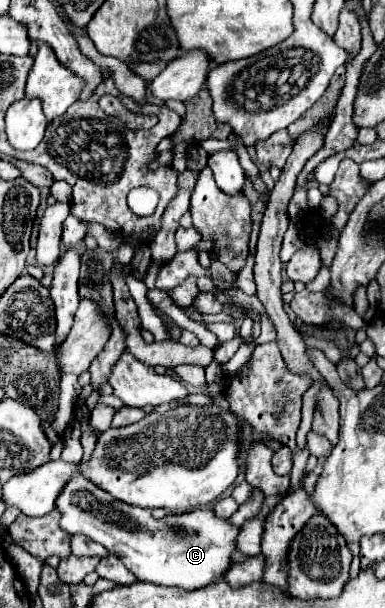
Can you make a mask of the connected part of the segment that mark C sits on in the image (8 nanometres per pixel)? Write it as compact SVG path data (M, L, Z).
M74 475L74 479L70 479L70 483L66 483L66 487L62 487L62 495L58 495L58 503L56 509L60 511L60 527L70 533L70 535L86 535L92 541L104 545L112 555L120 557L120 561L140 579L140 581L148 581L148 583L156 583L156 585L176 585L182 589L198 589L198 587L206 587L208 583L218 581L230 567L230 553L234 551L234 539L238 535L238 527L230 525L224 519L218 519L212 509L194 509L190 513L182 513L182 515L166 515L164 519L156 521L150 511L140 509L140 507L132 507L126 505L114 497L110 497L110 493L94 487L94 483L90 483L88 479L84 479L82 475Z

